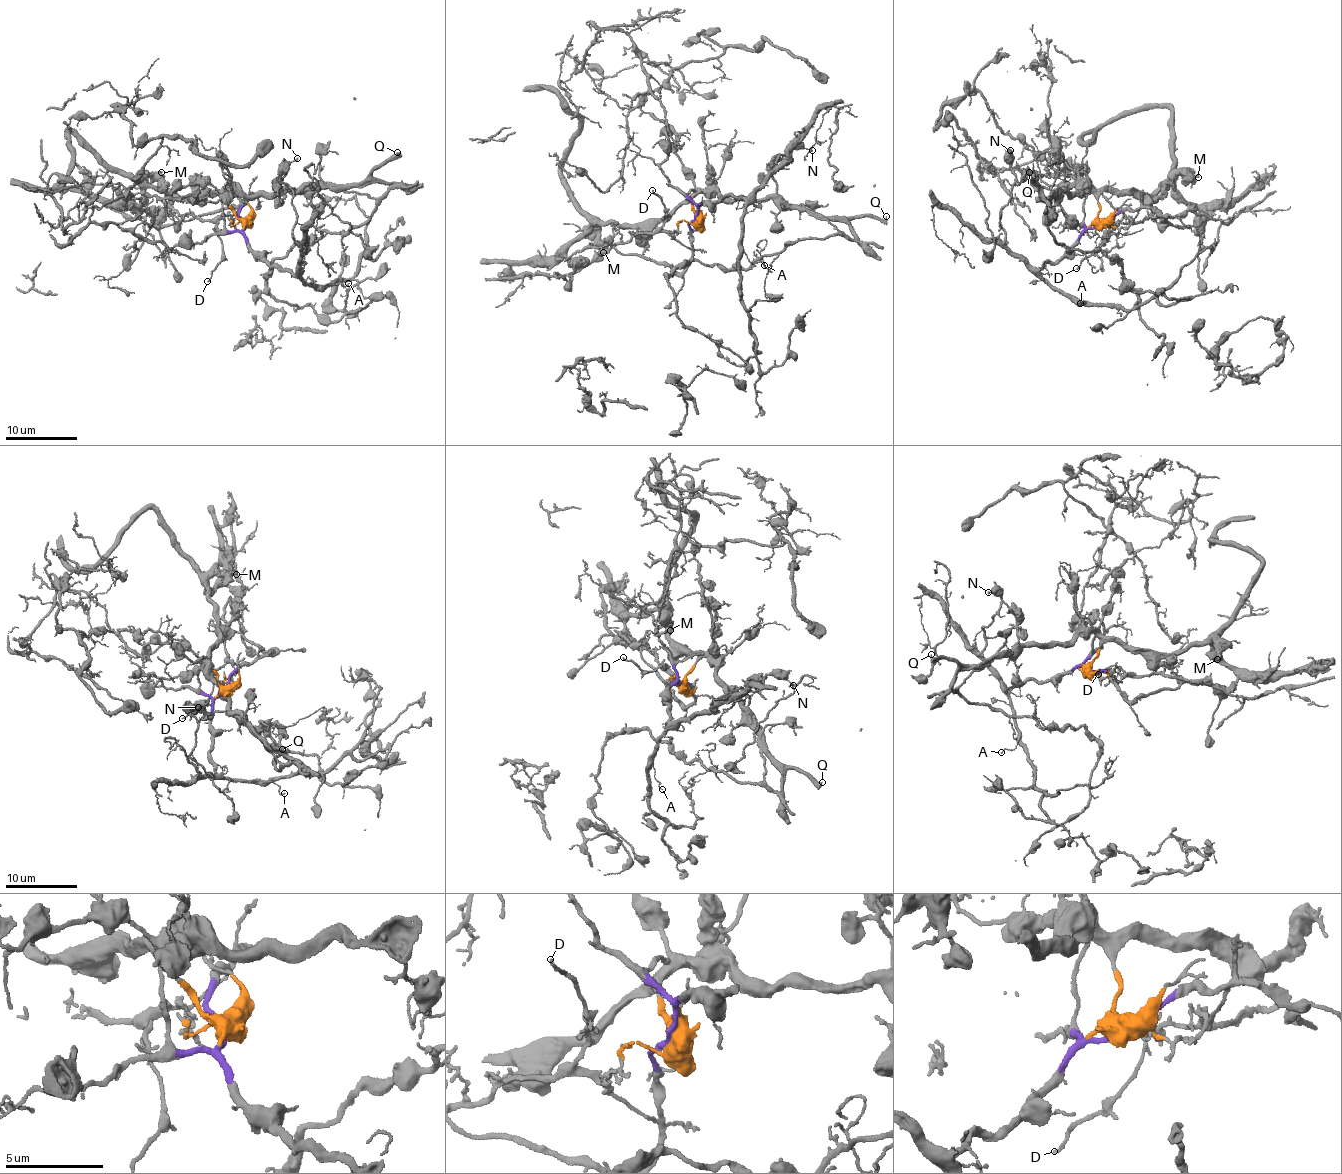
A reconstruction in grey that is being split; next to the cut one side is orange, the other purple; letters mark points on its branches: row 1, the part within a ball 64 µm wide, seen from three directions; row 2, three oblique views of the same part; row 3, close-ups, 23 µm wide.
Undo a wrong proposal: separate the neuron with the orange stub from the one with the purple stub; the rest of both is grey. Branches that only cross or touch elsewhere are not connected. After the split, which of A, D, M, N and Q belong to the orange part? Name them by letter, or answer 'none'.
D, M, Q

